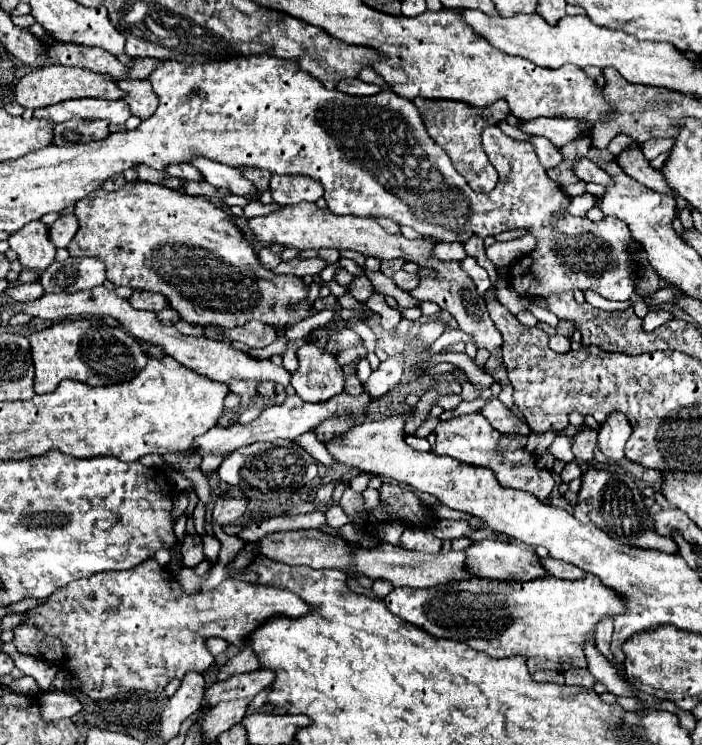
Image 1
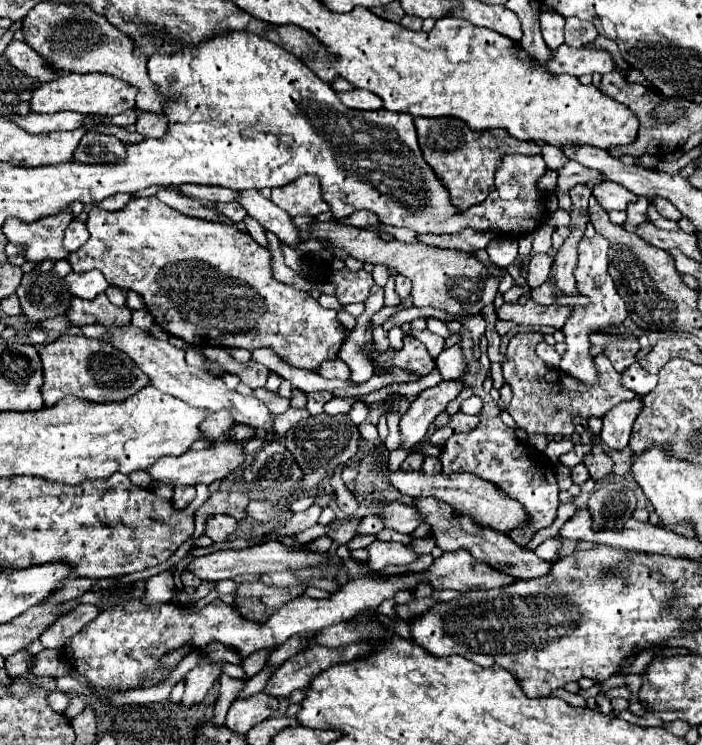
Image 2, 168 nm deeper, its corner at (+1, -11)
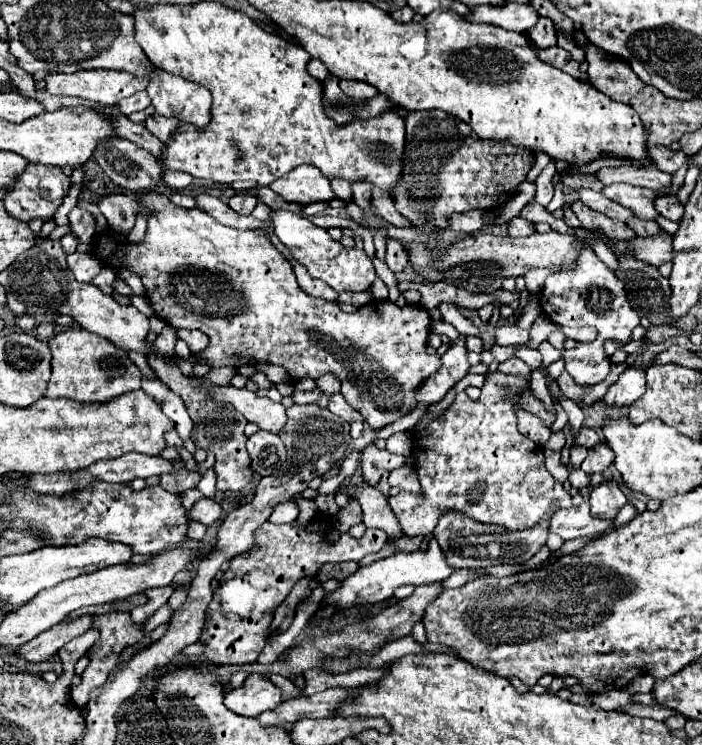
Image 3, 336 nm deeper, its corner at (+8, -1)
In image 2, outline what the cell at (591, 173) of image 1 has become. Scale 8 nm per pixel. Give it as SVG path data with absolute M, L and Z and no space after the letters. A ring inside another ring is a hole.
M600 181L594 183L592 187L592 195L598 199L598 203L606 209L606 211L624 211L626 205L630 201L634 201L634 193L626 191L622 185L618 183L610 183L610 181Z

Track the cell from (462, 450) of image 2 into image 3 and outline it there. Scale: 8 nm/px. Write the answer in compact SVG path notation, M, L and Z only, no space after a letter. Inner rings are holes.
M495 371L487 373L485 385L481 387L481 397L477 401L471 401L465 391L457 393L455 401L443 413L439 413L433 421L429 421L423 431L415 431L411 435L415 471L419 475L421 493L415 495L403 491L395 497L389 497L391 499L389 505L397 515L397 519L401 521L405 535L411 537L413 533L433 533L439 517L445 511L459 511L479 523L495 523L511 531L523 531L537 525L549 513L551 503L557 503L559 509L571 507L571 495L545 469L543 449L517 431L517 415L515 415L517 401L525 401L525 411L533 415L553 415L535 397L531 381L527 377Z

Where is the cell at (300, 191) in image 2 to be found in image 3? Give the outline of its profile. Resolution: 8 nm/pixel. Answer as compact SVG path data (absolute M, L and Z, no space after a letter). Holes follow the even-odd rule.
M301 165L299 169L293 169L291 173L287 173L287 177L273 181L269 187L283 199L301 205L331 201L335 197L329 179L311 165Z

